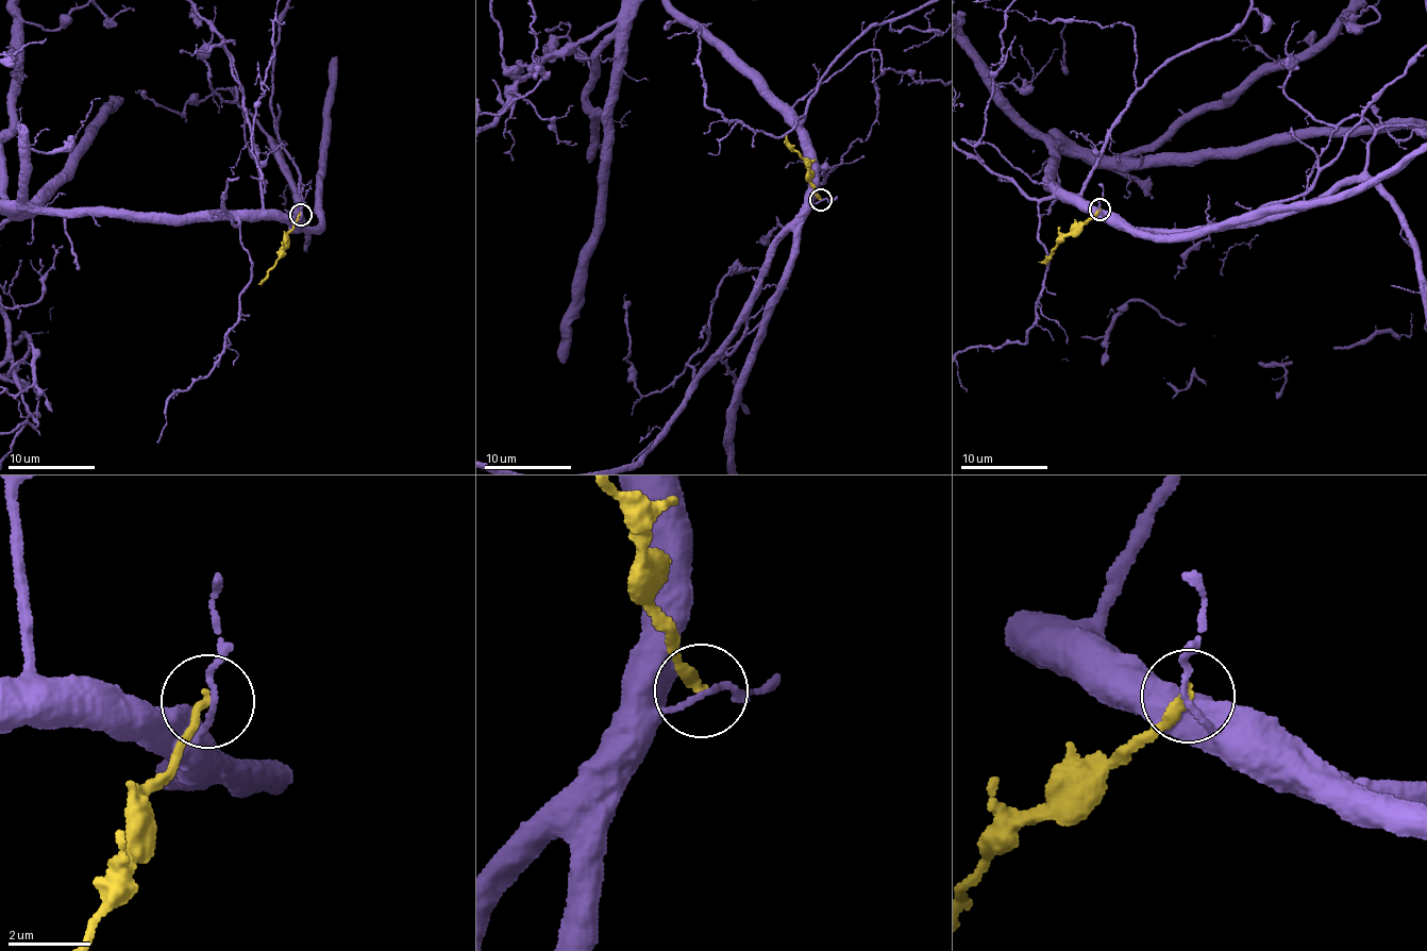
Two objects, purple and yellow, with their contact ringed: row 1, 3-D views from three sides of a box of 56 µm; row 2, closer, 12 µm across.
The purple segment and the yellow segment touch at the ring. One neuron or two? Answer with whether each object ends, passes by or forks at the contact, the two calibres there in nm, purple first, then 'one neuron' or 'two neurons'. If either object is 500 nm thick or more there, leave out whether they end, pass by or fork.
purple passes by; yellow ends there; 120 nm thick on the purple side, 220 nm on the other; two neurons

